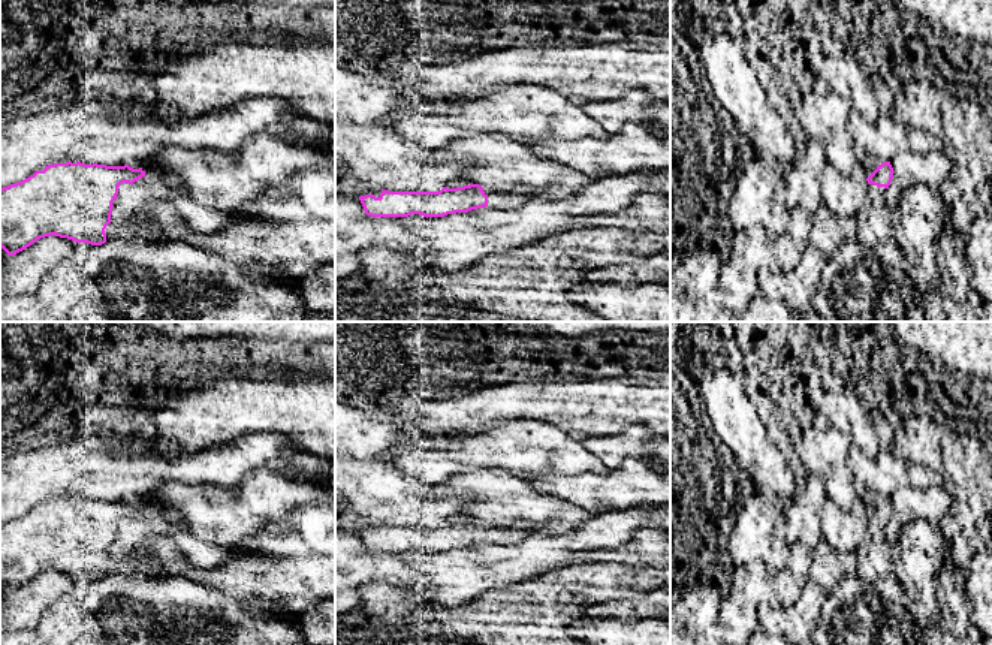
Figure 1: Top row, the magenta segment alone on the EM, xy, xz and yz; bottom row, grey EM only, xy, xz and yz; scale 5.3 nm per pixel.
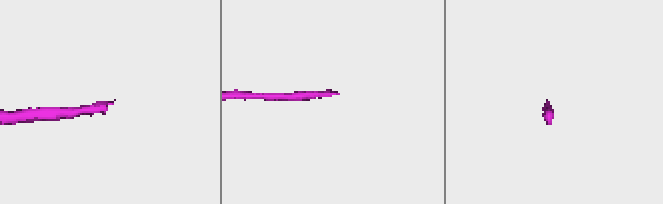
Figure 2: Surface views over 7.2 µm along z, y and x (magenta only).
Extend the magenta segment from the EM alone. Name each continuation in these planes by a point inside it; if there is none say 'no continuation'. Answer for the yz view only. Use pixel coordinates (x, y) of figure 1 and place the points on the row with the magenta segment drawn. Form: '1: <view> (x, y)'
1: yz (873, 219)

